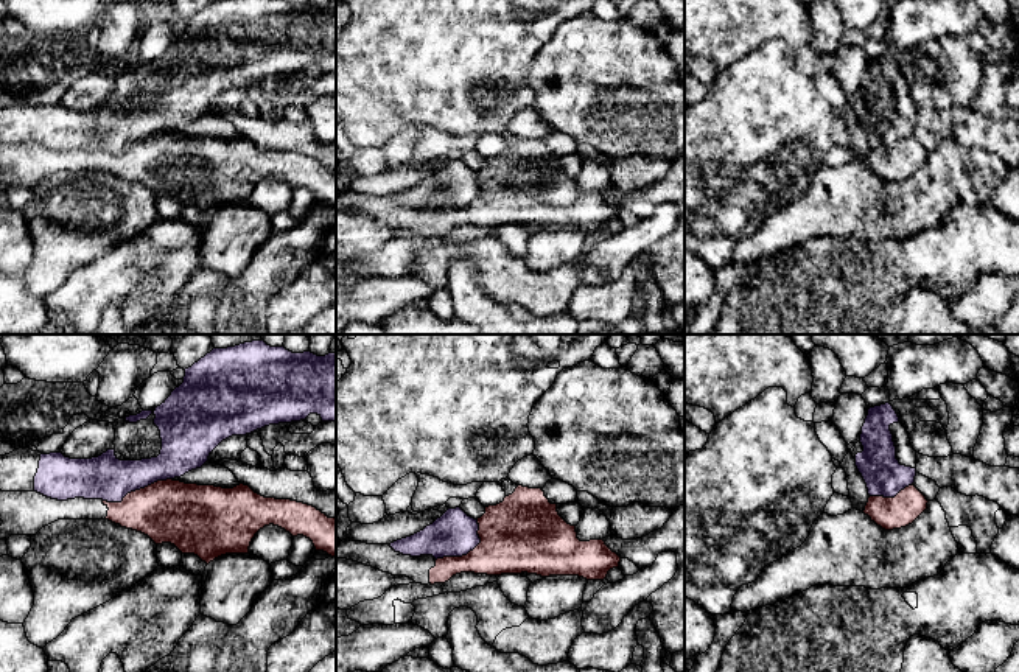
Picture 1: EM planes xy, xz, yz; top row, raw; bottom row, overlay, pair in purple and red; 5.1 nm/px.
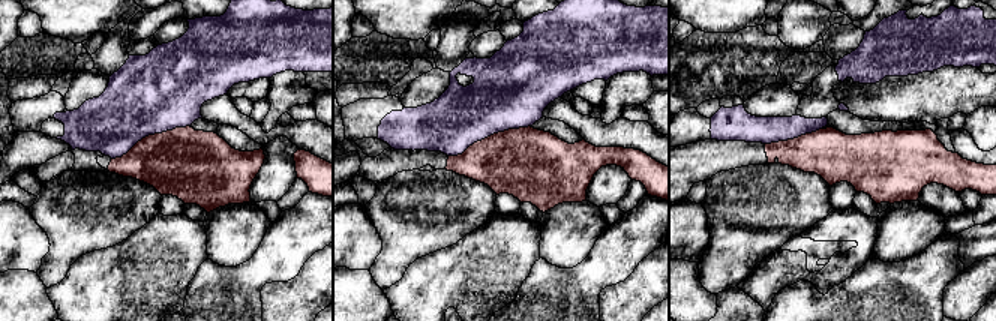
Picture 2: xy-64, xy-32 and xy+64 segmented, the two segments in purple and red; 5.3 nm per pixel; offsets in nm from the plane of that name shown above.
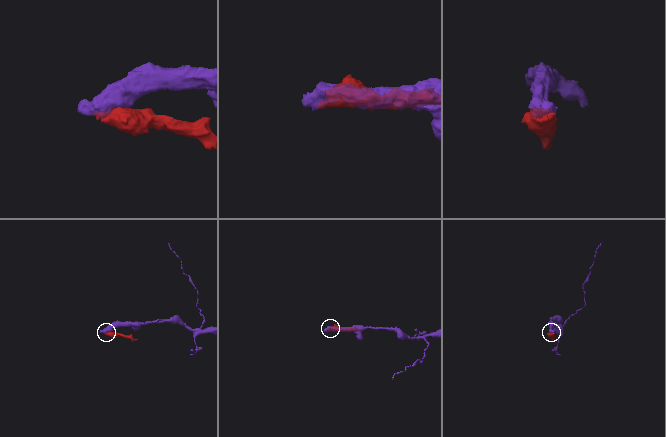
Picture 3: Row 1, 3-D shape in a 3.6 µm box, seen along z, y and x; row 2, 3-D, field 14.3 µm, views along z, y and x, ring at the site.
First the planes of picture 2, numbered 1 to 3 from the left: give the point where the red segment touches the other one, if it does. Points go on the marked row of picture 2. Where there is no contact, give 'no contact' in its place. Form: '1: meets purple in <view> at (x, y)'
1: meets purple in xy-64 at (150, 134)
2: meets purple in xy-32 at (489, 135)
3: meets purple in xy+64 at (792, 138)

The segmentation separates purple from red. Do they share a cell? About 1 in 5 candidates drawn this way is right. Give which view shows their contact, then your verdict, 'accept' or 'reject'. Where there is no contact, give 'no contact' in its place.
xy | reject

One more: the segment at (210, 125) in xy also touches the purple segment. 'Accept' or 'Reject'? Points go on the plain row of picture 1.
Reject

